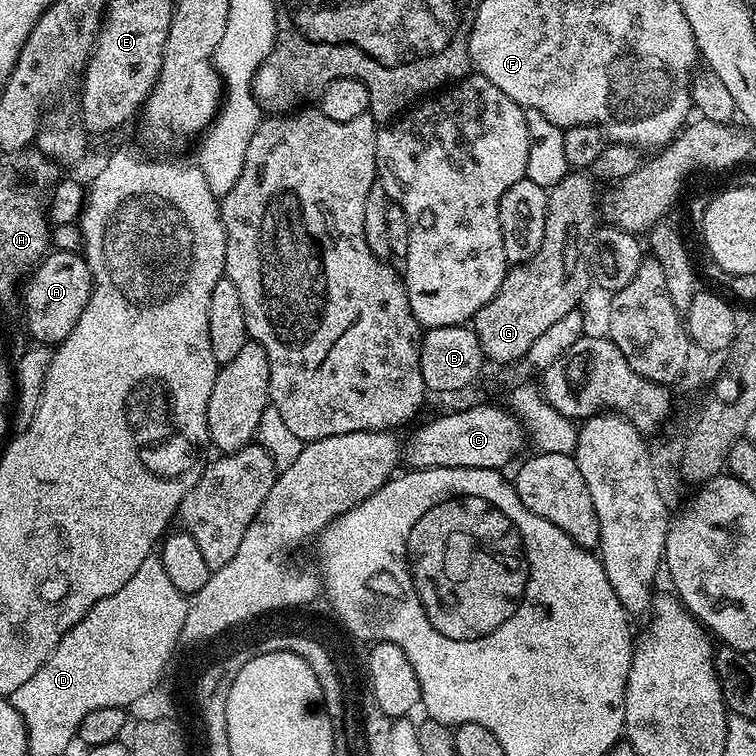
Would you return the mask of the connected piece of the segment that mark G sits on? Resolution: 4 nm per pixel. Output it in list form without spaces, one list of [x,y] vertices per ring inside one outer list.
[[[572,170],[562,178],[562,182],[551,188],[546,210],[546,234],[542,238],[538,254],[534,254],[534,258],[530,258],[525,264],[509,267],[508,273],[502,278],[498,294],[494,294],[494,298],[490,298],[490,302],[486,302],[486,306],[482,306],[482,310],[478,310],[478,314],[472,317],[470,327],[477,334],[481,350],[496,366],[507,366],[525,359],[530,346],[554,322],[581,307],[580,299],[587,294],[588,288],[590,289],[586,255],[588,239],[598,227],[598,192],[596,196],[595,187],[597,188],[597,185],[592,176],[580,170]]]

